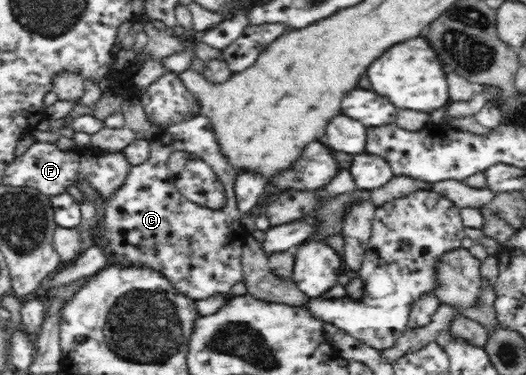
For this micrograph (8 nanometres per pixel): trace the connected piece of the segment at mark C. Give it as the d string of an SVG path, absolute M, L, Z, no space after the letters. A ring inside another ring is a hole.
M203 114L179 124L169 125L158 136L153 136L149 140L149 144L149 160L133 166L128 178L125 179L125 186L109 200L109 204L105 204L103 222L93 228L95 243L107 243L107 248L111 251L111 258L109 258L107 265L148 266L160 272L179 293L195 302L218 294L229 297L231 288L237 282L243 281L242 252L249 236L245 232L243 222L241 222L243 214L238 210L234 192L236 178L239 175L238 171L221 153L221 147L219 147L217 137L213 132L213 124ZM176 150L194 153L215 172L217 178L223 183L227 194L227 205L223 209L210 210L198 206L189 202L178 192L173 182L168 178L167 167L171 152Z

